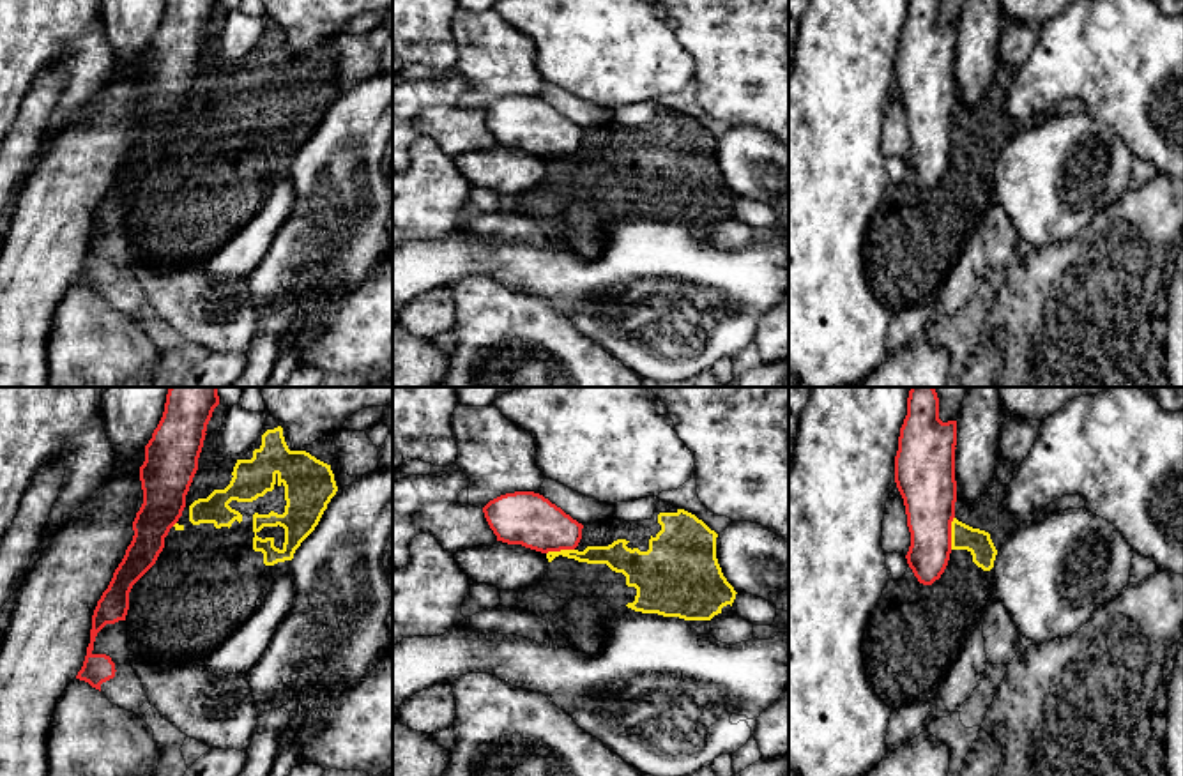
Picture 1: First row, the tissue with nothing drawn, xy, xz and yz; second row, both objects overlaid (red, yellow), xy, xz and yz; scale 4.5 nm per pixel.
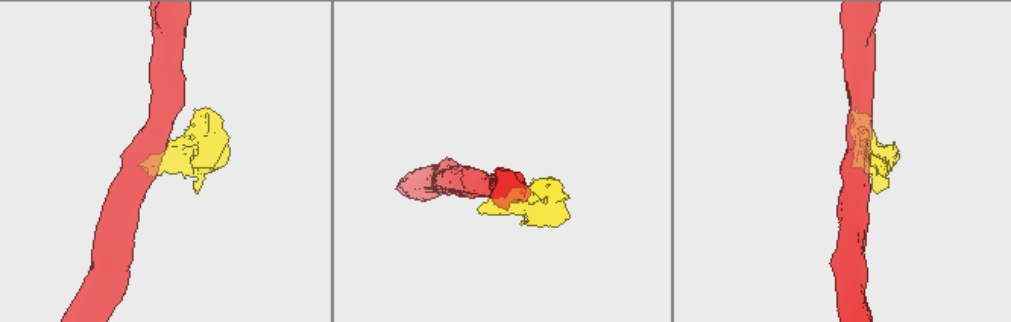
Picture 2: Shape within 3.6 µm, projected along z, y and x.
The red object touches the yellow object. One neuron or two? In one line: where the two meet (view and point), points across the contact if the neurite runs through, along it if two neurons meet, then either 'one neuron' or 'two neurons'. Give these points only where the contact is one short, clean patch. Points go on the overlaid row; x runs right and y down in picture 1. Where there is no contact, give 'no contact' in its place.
meets red in yz at (950, 532); two neurons

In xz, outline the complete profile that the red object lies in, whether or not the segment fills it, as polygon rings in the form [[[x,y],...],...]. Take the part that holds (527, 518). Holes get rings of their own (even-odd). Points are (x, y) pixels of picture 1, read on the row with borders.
[[[515,491],[490,500],[485,518],[497,541],[548,553],[575,550],[584,525],[534,491]]]

